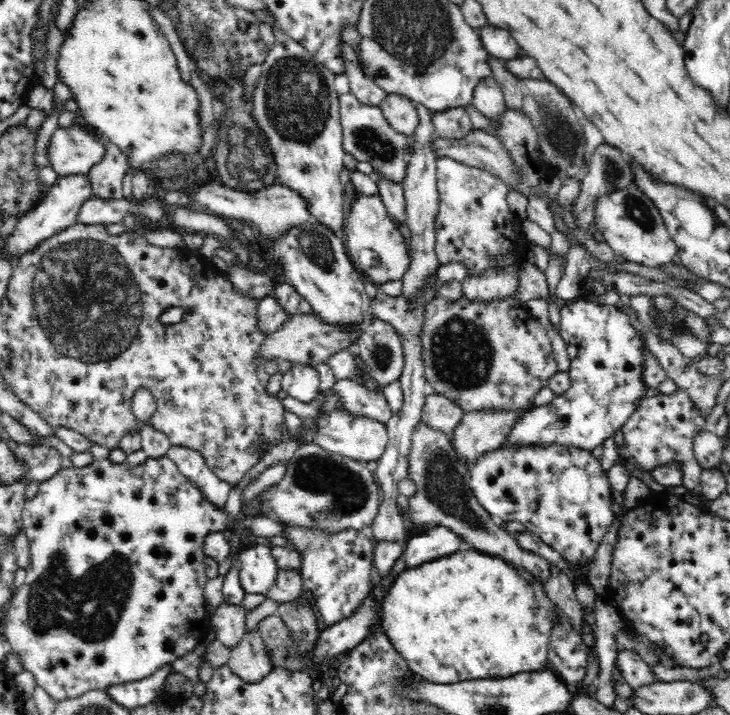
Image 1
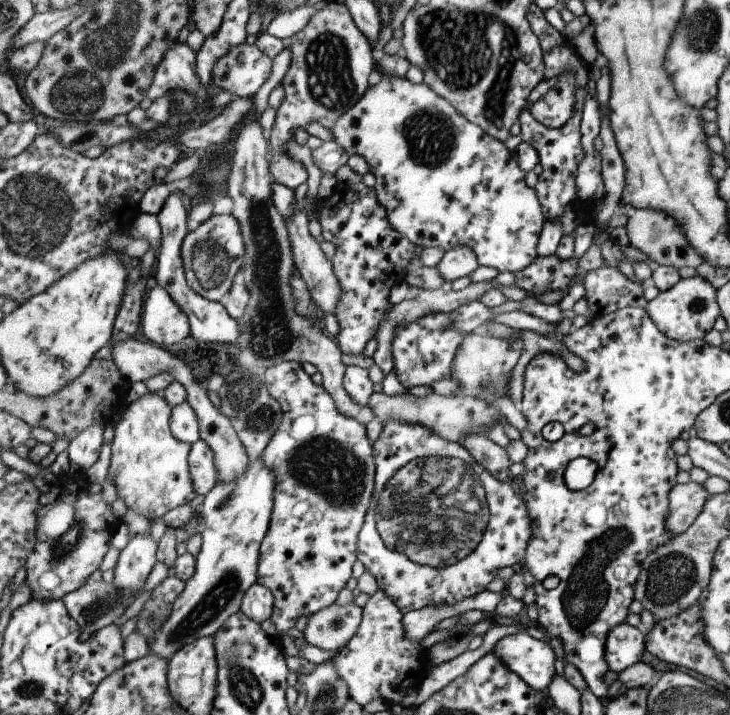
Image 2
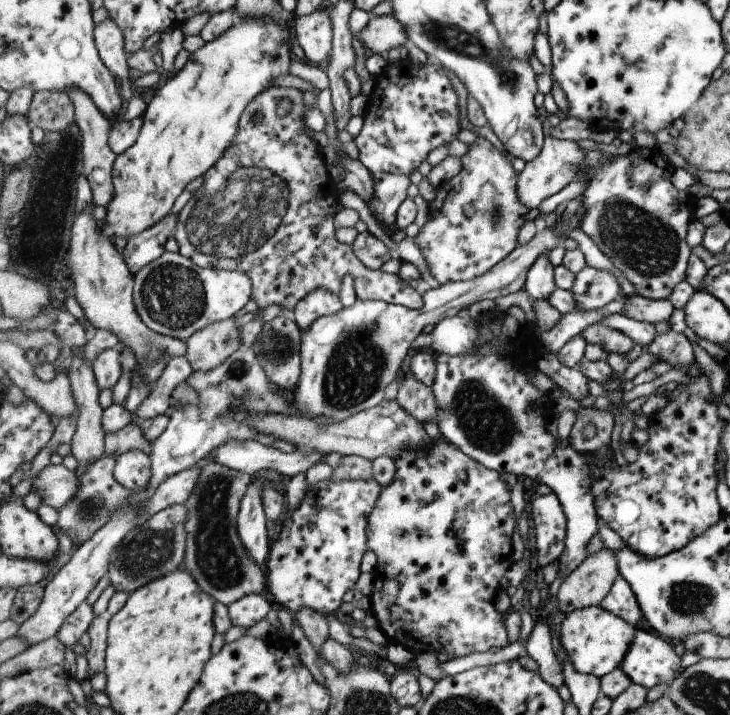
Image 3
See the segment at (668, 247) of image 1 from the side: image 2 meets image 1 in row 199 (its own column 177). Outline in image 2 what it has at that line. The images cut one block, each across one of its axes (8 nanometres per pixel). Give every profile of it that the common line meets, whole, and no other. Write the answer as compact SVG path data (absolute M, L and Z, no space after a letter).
M261 457L249 463L243 476L235 478L233 482L218 482L207 494L200 506L201 517L204 519L204 543L201 552L196 556L195 576L186 582L186 588L175 602L169 620L155 634L155 638L147 642L151 654L171 660L182 647L195 644L199 638L214 636L229 618L242 610L245 593L260 580L261 546L271 528L273 506L276 505L276 488L277 475L265 466Z

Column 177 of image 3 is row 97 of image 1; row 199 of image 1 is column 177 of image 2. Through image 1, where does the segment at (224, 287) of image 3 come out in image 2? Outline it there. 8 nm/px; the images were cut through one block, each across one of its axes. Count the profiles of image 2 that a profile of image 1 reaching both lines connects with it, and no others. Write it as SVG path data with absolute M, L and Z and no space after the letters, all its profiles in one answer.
M152 282L144 304L142 333L159 346L173 346L192 334L188 314L164 286Z

